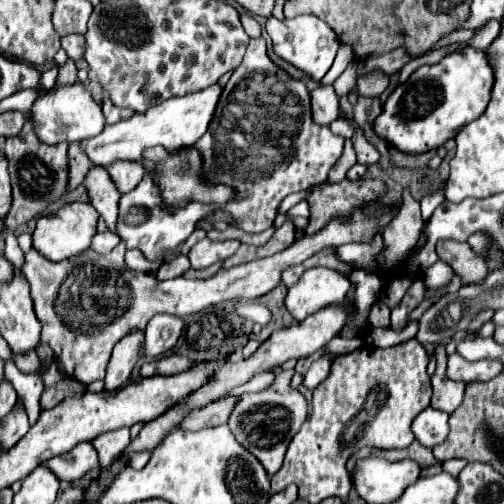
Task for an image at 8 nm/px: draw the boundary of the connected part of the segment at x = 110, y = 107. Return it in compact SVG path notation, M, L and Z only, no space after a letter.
M104 99L104 101L102 101L102 113L104 113L104 117L106 117L106 125L112 125L112 123L116 123L116 121L122 121L122 119L134 115L134 111L130 111L130 109L120 109L120 107L116 107L110 99Z

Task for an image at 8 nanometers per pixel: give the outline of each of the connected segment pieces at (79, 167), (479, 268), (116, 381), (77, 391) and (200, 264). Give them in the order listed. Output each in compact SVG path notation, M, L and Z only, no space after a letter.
M72 143L68 149L68 191L74 191L90 171L88 157L80 151L78 143Z
M438 241L438 259L448 263L454 273L462 277L464 283L480 281L486 277L486 261L478 257L468 243L458 243L458 241Z
M130 333L114 347L112 359L106 369L106 379L104 379L106 391L116 391L130 381L132 369L138 361L138 349L142 347L142 343L144 343L142 333Z
M62 377L56 385L46 387L42 397L40 397L40 407L42 409L52 409L54 405L60 405L60 401L64 401L66 397L72 395L82 395L86 391L86 387L78 381L72 381L70 385L66 385L66 377Z
M202 239L200 243L196 243L188 255L192 269L206 269L226 257L230 257L232 253L236 253L236 249L240 247L238 241L222 241L222 243L214 243L210 239Z

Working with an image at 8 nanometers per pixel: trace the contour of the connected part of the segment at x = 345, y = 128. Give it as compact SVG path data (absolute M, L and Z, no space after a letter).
M338 119L338 121L334 121L334 123L330 125L330 129L332 129L336 135L342 135L344 139L352 139L352 135L354 135L354 131L356 131L356 125L354 125L354 123L348 123L348 121L344 121L344 119Z

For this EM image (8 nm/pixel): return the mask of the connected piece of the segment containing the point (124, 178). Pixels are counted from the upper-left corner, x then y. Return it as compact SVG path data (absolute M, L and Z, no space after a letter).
M116 161L114 165L110 165L108 173L120 193L130 193L130 189L134 189L134 185L138 185L138 181L142 181L146 171L138 163Z

